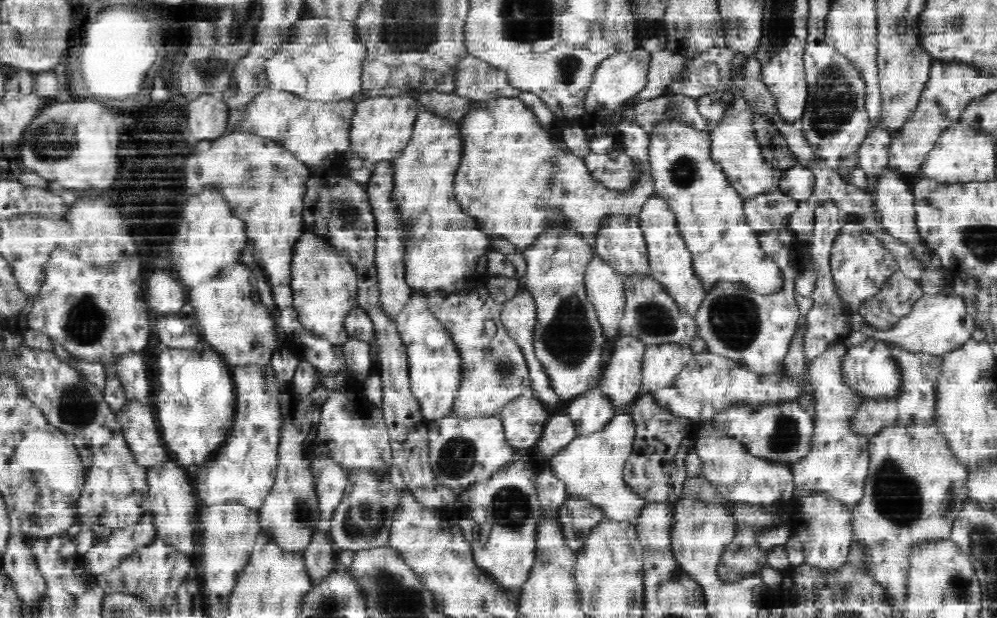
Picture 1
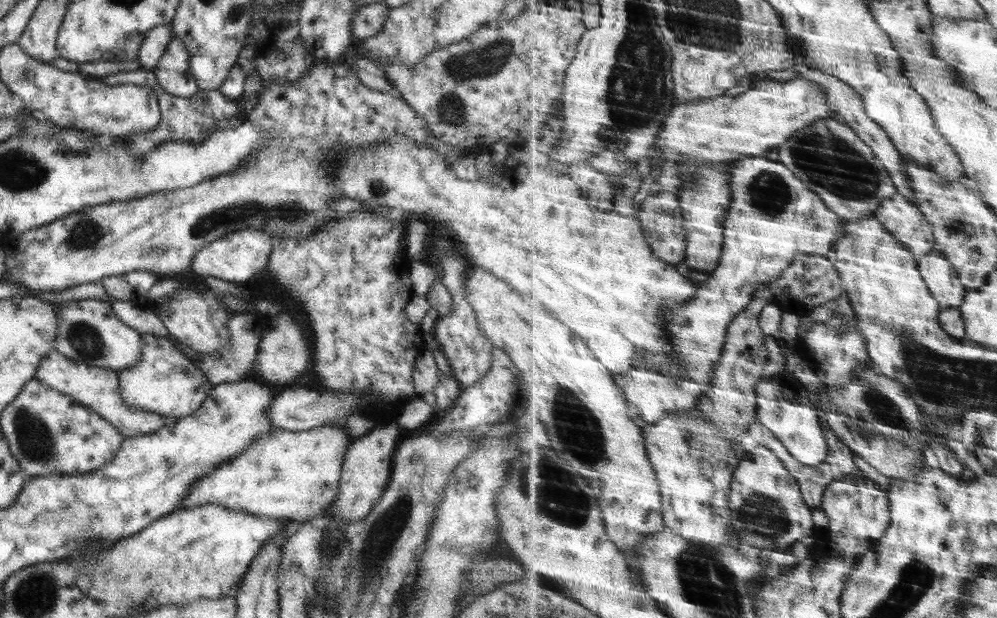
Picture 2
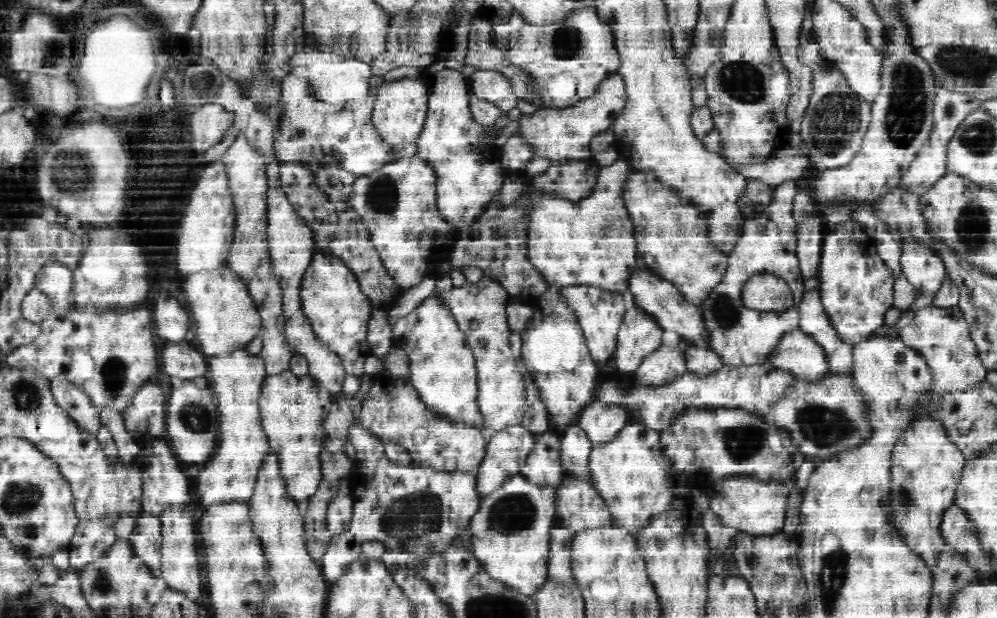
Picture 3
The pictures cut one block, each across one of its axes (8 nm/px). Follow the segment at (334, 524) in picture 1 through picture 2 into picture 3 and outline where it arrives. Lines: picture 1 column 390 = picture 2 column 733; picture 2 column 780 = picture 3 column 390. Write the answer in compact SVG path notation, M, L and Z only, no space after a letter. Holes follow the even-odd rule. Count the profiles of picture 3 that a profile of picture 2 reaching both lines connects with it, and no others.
M359 418L348 428L348 439L356 449L349 477L350 485L353 487L350 492L353 497L352 518L344 532L336 533L328 541L328 548L319 562L327 583L334 584L345 573L349 564L359 559L362 542L381 542L388 549L400 549L424 556L426 552L442 552L450 543L458 540L463 530L468 529L469 522L481 503L480 493L476 489L477 469L470 472L438 472L432 467L414 462L394 462L386 456L383 439L366 429Z

